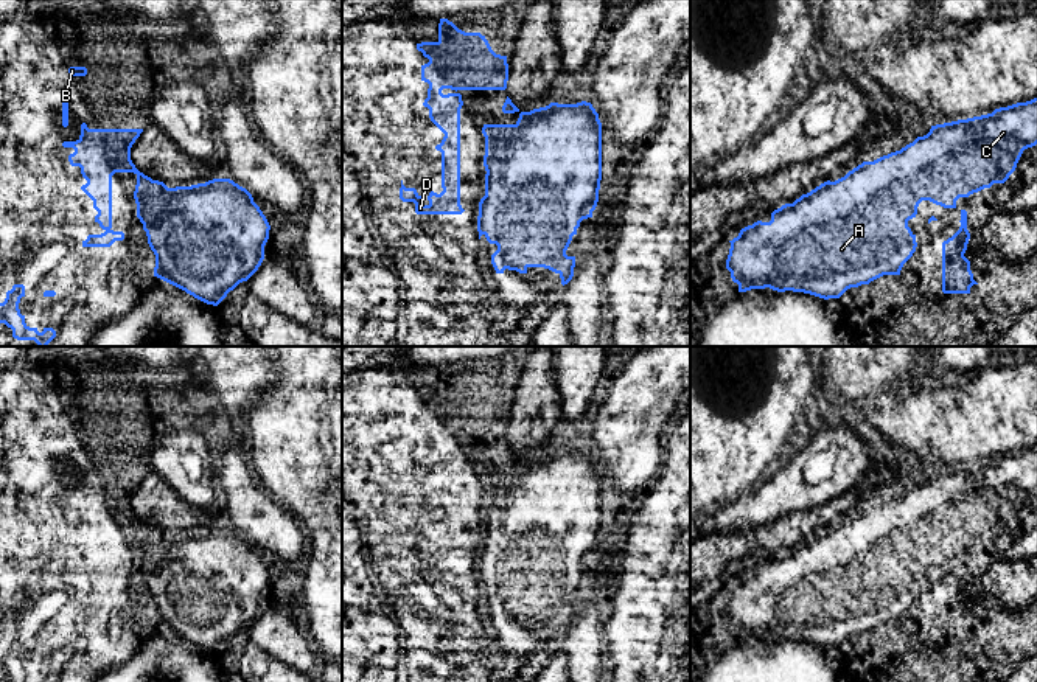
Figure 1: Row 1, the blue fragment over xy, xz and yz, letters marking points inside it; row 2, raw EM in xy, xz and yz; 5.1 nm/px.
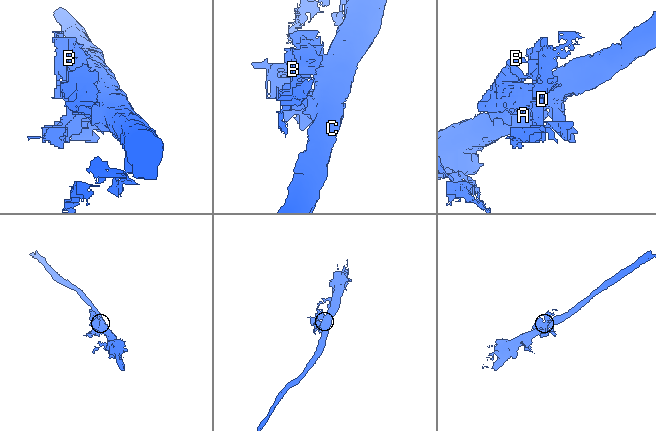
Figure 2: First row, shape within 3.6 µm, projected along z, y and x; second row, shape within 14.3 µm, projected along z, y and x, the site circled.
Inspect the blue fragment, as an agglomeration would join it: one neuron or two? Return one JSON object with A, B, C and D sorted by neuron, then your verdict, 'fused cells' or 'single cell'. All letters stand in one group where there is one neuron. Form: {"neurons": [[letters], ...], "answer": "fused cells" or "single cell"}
{"neurons": [["A", "B", "C", "D"]], "answer": "single cell"}

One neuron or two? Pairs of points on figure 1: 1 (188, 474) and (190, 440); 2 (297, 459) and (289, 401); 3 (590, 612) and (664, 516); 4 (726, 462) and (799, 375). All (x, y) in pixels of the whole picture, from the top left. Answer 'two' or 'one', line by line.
1: one
2: one
3: two
4: one

